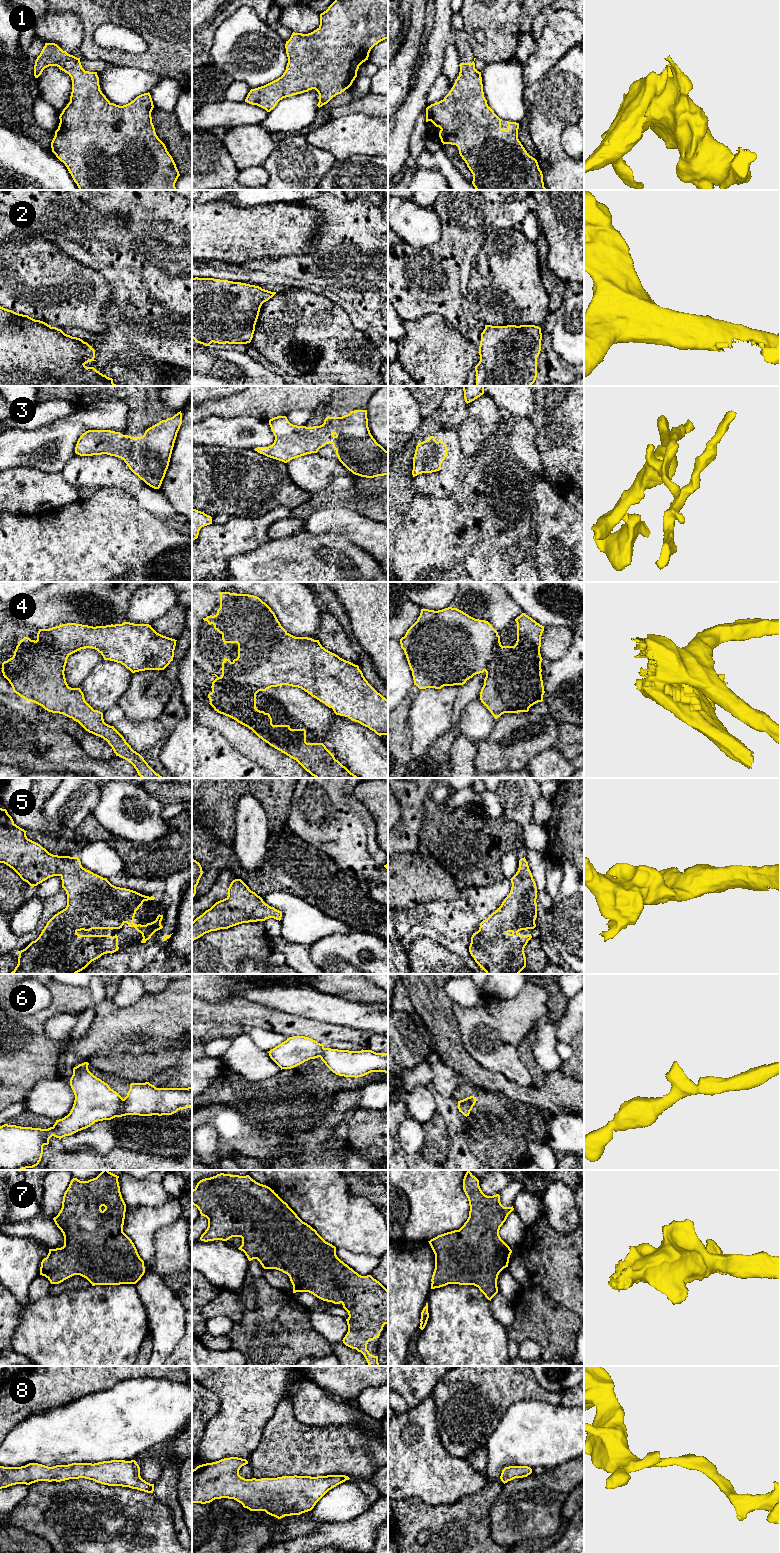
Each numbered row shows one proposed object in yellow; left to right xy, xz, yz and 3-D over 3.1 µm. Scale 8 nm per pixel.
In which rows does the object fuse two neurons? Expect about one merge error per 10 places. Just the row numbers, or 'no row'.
4

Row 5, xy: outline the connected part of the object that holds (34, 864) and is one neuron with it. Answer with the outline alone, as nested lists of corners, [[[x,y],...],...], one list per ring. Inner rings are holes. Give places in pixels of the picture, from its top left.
[[[0,808],[0,863],[12,868],[32,887],[50,877],[60,876],[62,888],[67,894],[67,906],[47,922],[35,941],[18,952],[18,964],[11,974],[77,974],[102,955],[118,951],[117,935],[79,935],[77,932],[81,930],[120,929],[127,923],[142,934],[141,943],[146,943],[156,931],[163,928],[163,915],[160,914],[155,921],[146,925],[133,922],[143,902],[154,900],[155,897],[112,885],[107,878],[83,868],[78,857],[53,855],[28,839],[26,832],[14,823],[6,809]]]

